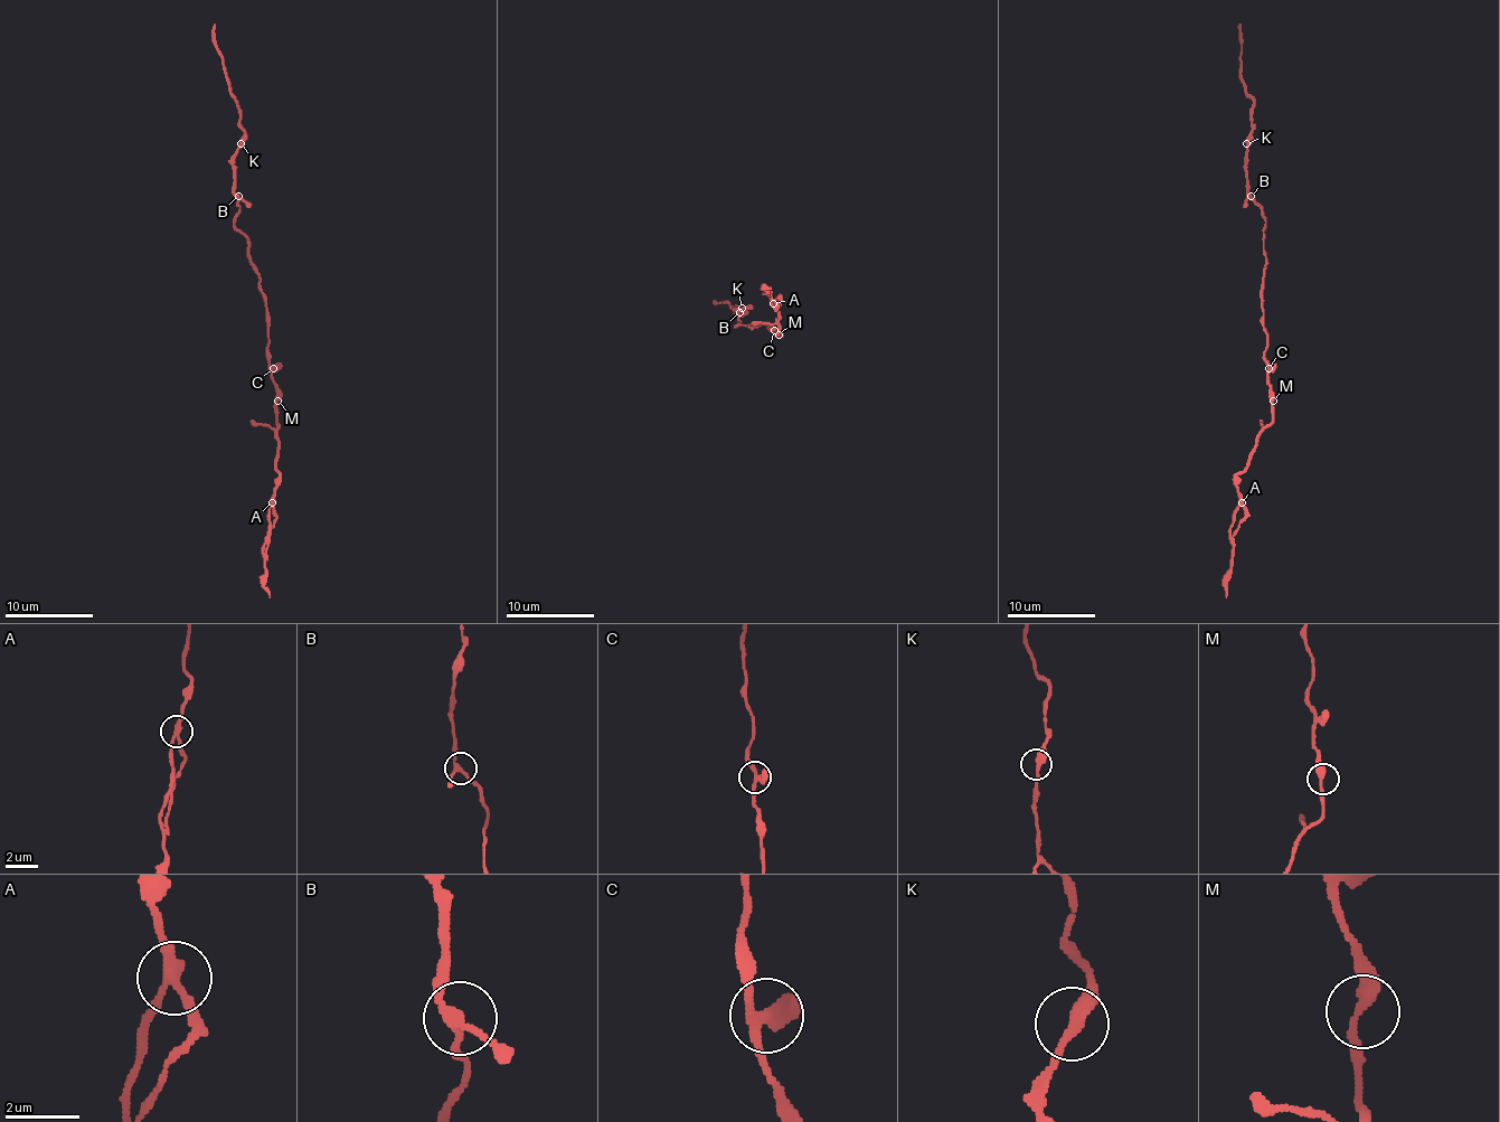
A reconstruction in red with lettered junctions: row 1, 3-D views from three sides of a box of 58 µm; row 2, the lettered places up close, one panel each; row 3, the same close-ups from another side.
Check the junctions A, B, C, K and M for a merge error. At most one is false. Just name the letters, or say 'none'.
A

